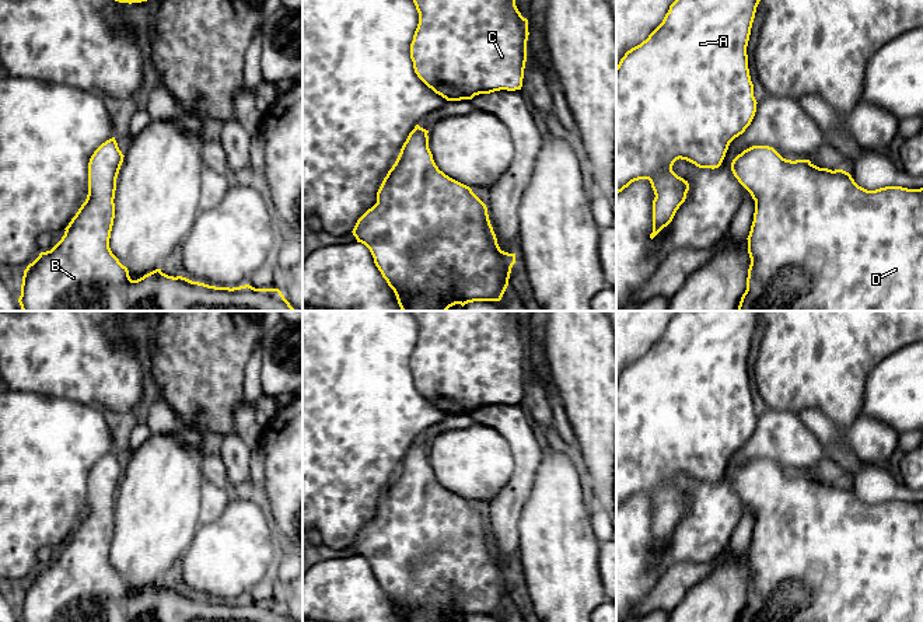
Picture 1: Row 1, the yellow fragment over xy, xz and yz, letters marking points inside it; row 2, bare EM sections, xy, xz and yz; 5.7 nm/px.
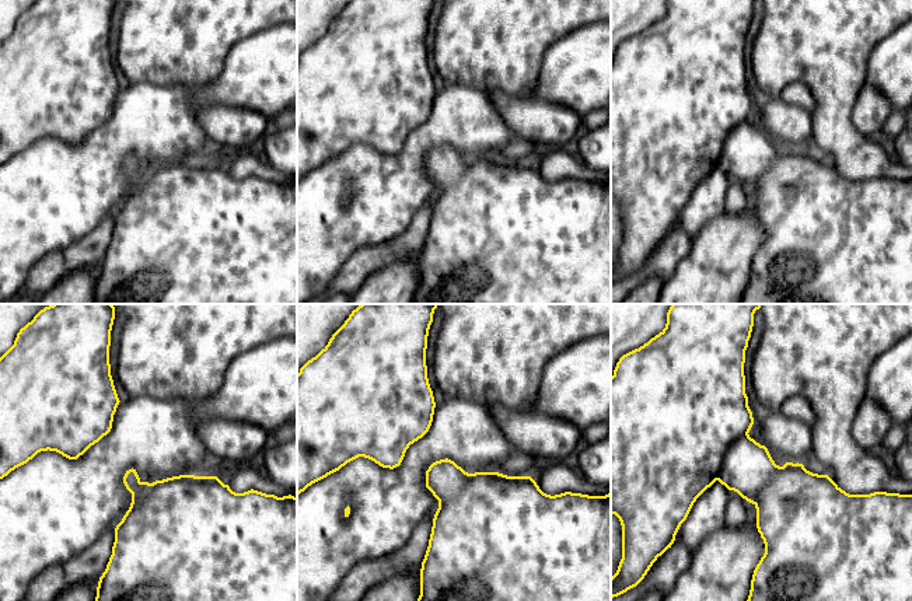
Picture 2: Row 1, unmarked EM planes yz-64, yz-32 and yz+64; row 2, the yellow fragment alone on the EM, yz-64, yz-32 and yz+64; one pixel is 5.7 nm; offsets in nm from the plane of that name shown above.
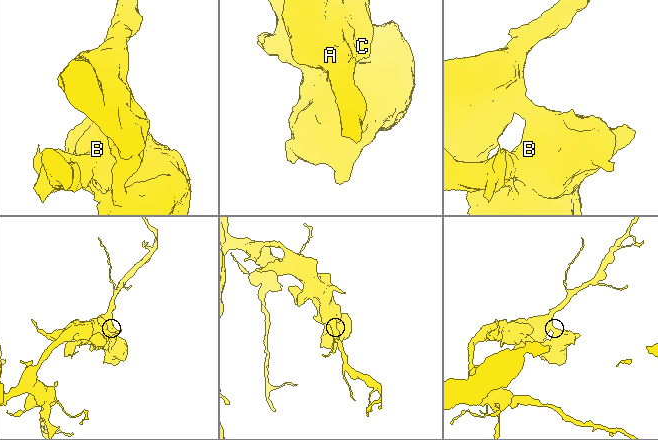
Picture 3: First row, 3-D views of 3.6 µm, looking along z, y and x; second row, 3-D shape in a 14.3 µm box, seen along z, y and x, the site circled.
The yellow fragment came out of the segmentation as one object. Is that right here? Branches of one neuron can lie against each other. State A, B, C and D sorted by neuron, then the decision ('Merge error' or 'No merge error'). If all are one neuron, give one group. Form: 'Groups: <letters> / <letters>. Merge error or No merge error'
Groups: A C / B D. Merge error

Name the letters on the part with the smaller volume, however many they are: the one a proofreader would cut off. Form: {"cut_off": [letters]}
{"cut_off": ["A", "C"]}

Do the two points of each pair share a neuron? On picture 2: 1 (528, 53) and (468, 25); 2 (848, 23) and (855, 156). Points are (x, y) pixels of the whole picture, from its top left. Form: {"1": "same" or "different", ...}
{"1": "same", "2": "same"}

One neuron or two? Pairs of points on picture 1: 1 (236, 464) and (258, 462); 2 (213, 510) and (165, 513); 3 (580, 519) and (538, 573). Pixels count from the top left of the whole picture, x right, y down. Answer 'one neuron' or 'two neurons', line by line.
1: two neurons
2: two neurons
3: one neuron

